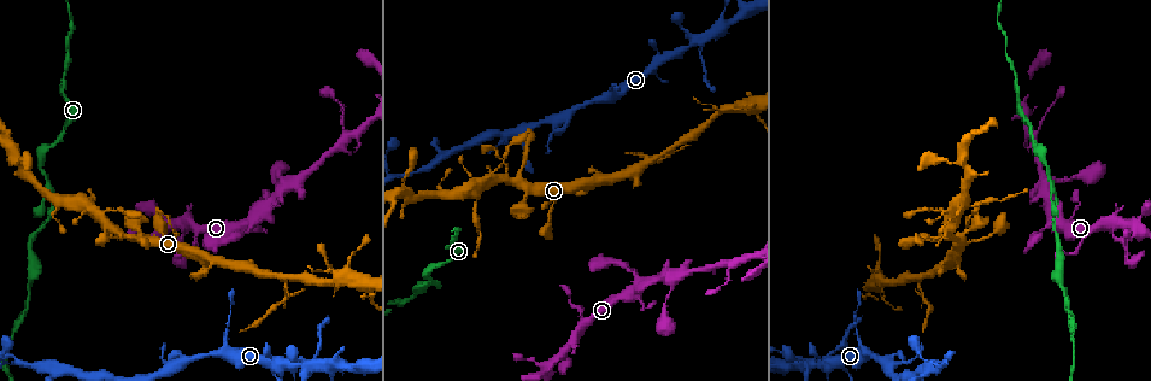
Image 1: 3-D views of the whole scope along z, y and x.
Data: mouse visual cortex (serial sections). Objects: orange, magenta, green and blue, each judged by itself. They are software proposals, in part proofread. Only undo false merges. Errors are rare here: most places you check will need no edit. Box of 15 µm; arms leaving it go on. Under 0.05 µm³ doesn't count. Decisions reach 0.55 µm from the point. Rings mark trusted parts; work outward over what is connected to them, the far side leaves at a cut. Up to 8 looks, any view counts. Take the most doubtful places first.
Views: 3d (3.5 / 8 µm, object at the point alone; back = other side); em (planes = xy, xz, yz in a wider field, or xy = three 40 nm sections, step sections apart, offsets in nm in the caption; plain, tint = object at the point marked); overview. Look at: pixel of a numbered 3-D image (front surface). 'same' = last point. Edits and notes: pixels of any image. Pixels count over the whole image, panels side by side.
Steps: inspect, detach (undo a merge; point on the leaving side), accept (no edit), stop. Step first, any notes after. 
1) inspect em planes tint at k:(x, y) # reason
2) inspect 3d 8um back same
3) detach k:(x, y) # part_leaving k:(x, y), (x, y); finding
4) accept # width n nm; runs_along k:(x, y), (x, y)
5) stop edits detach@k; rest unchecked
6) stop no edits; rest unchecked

inspect 3d 3.5um at 1:(287, 296) # a narrow waist

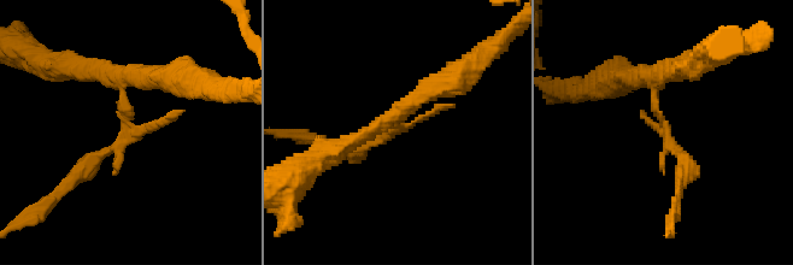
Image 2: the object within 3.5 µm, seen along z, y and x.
inspect em xy step 2 tint at 2:(666, 137) # need the tissue

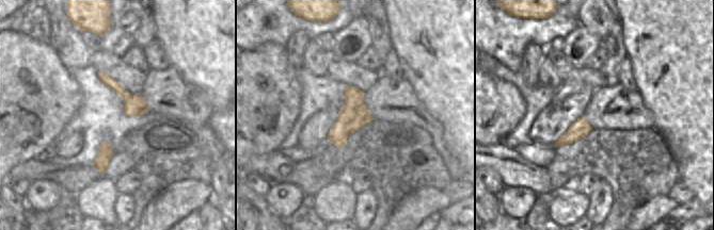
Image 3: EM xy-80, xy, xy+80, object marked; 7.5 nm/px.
accept # runs_along 3:(100, 74), (136, 105), (144, 110); one cell here

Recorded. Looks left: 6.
inspect 3d 3.5um back at 1:(16, 364) # calibre changes

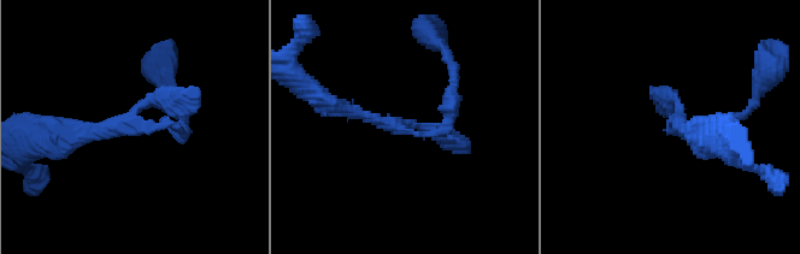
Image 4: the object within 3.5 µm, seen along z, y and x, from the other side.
inspect em xy step 2 tint at 4:(393, 123) # arms 3; arm_widths 100, 200, 250 nm; need the tissue

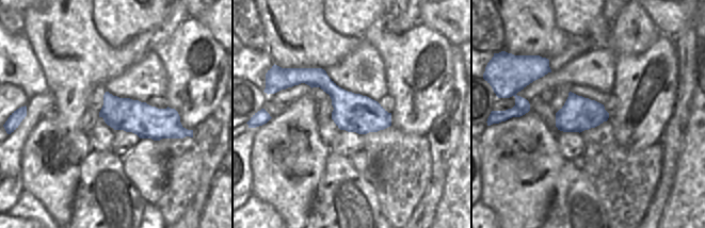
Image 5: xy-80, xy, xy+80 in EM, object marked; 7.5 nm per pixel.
accept # width 280 nm; runs_along 4:(52, 140), (125, 122), (181, 133); one cell here

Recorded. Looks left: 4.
inspect 3d 8um at 1:(829, 362)

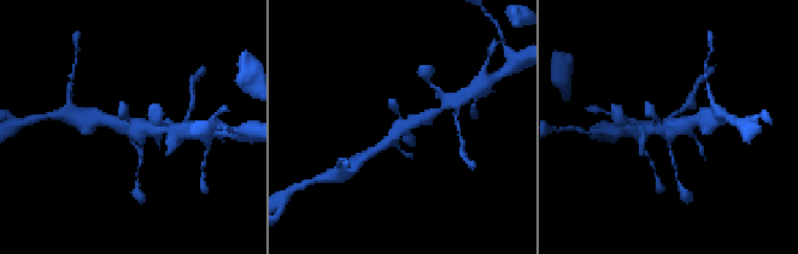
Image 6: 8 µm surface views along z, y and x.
inspect 3d 3.5um at 6:(138, 130) # closer look

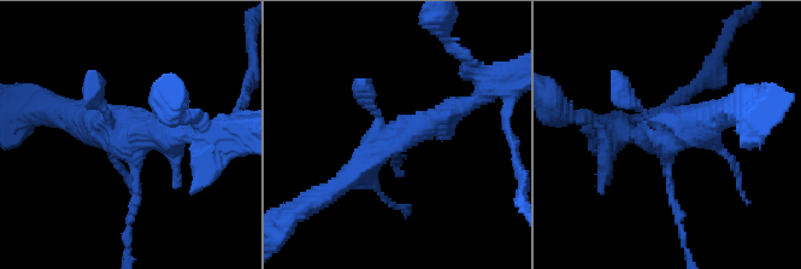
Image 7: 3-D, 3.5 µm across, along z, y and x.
inspect em xy step 2 tint at 7:(124, 128) # now the EM

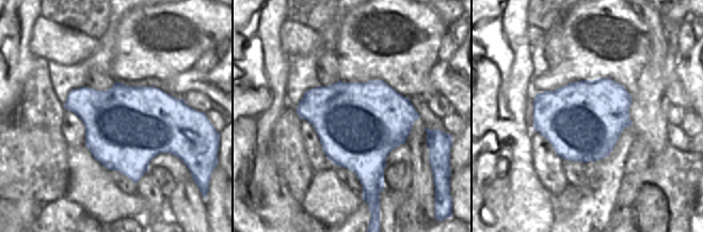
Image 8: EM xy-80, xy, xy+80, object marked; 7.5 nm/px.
accept # width 650 nm; runs_along 7:(334, 191), (393, 138), (467, 106); continuous, no second cell

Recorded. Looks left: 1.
stop no edits; rest unchecked

